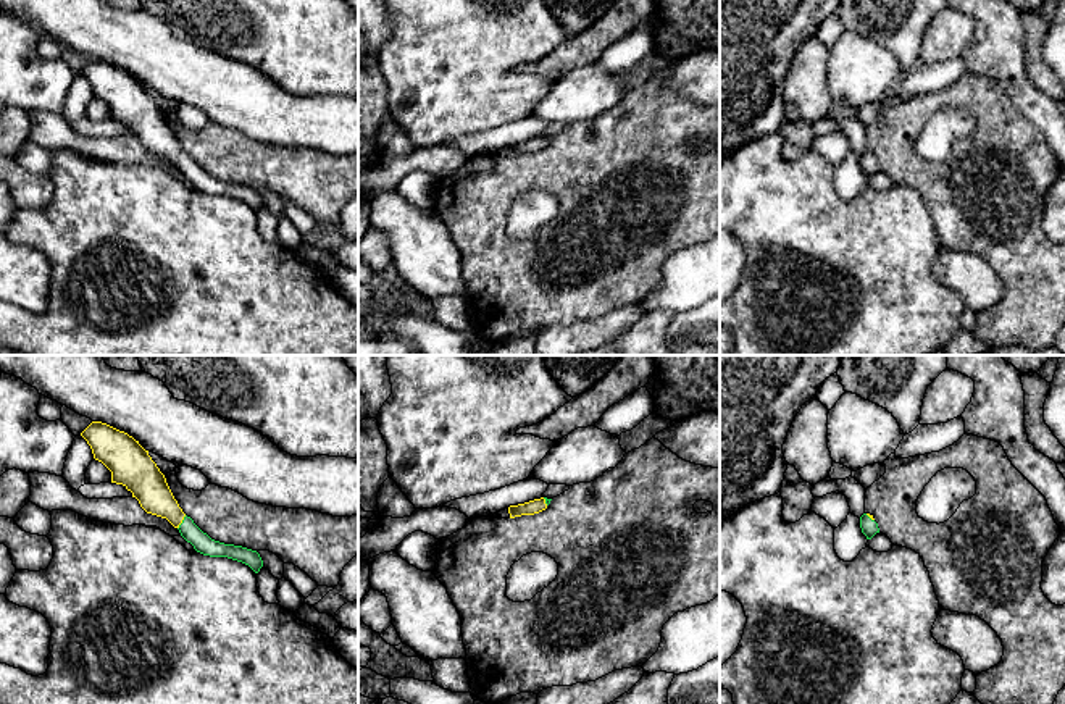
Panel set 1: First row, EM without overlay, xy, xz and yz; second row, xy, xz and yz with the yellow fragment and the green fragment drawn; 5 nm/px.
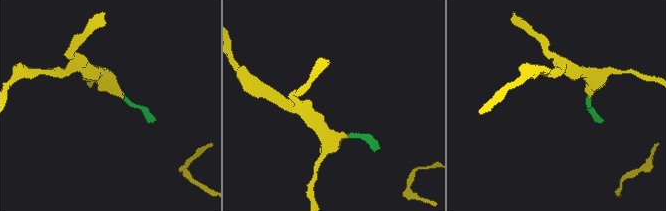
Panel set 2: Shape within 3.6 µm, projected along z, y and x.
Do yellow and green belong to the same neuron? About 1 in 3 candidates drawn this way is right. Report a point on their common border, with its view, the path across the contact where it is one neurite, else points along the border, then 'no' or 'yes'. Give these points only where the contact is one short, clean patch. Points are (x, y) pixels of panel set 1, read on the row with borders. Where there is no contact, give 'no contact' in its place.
contact xy (181, 522); way xy (149, 486), (181, 522), (202, 543); yes

